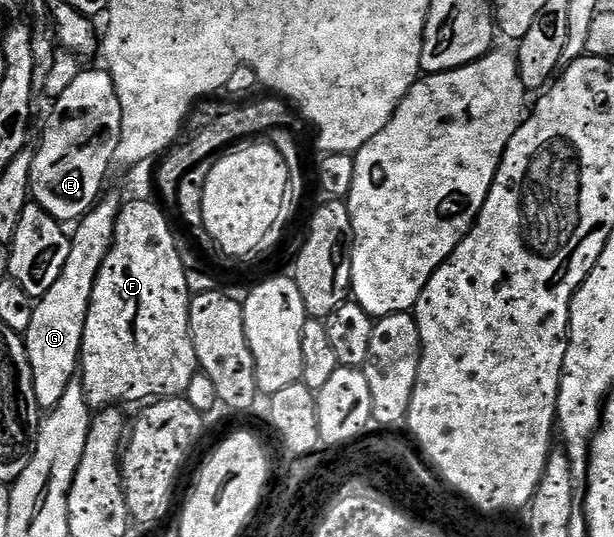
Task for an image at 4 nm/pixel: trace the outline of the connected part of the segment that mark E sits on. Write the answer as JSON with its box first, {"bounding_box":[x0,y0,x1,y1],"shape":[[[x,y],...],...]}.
{"bounding_box":[30,68,121,224],"shape":[[[83,68],[52,106],[43,139],[34,151],[30,197],[58,222],[75,224],[104,193],[103,181],[121,140],[121,100],[117,100],[117,88],[106,69]]]}

